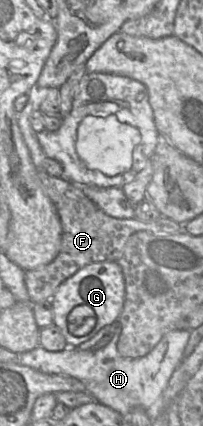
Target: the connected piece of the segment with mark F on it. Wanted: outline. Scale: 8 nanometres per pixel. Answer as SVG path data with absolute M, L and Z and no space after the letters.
M39 170L39 178L46 194L57 209L62 225L62 240L59 254L51 263L39 269L25 271L25 285L31 305L51 300L61 283L86 265L117 261L122 255L127 240L135 232L177 234L183 231L183 225L164 216L152 222L143 222L136 218L117 219L108 216L71 181L63 177L50 176L42 170Z

